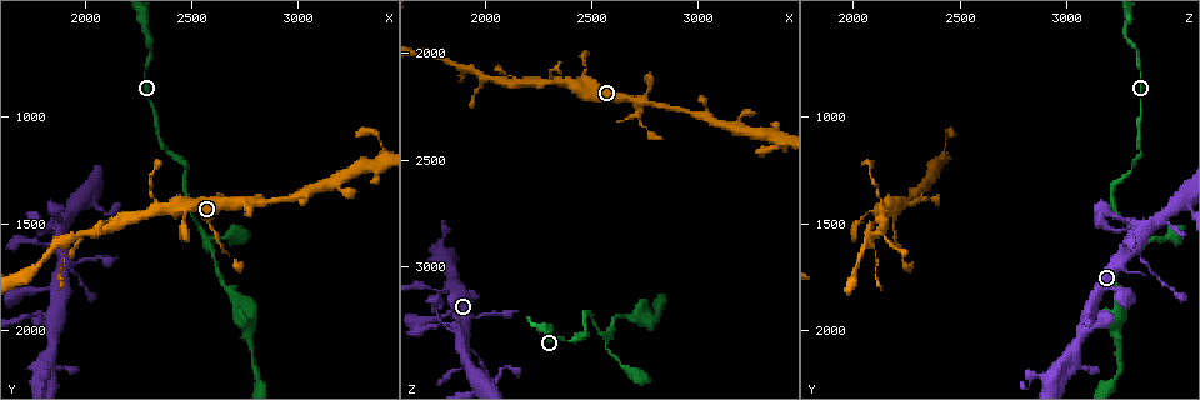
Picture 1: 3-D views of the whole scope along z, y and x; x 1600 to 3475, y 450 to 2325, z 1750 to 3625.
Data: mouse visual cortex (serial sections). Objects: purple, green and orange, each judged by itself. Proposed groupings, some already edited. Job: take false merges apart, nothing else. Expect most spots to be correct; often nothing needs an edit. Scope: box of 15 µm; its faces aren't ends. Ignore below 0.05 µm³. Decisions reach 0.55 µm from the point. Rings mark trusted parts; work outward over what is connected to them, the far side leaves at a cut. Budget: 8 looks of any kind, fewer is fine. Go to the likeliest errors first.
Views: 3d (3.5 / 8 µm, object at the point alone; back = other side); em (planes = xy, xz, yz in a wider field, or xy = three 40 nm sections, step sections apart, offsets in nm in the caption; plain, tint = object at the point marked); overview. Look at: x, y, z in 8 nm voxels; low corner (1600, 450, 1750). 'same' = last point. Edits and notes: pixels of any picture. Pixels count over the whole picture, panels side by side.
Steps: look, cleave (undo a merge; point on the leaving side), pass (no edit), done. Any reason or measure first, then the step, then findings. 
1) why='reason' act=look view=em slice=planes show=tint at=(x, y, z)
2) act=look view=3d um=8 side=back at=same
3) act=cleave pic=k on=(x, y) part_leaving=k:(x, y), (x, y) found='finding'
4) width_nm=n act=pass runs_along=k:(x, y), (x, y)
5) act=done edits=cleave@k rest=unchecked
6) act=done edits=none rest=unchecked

why='three-way junction' act=look view=3d um=3.5 at=(2580, 1580, 3340)

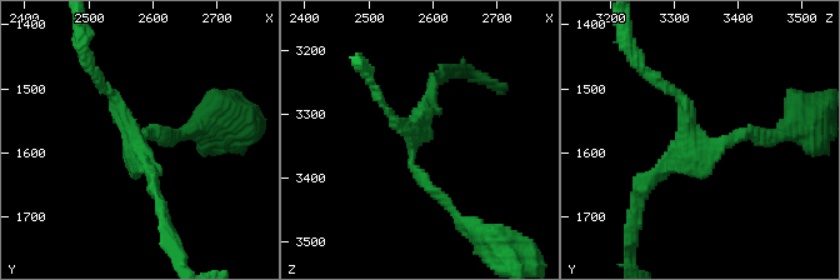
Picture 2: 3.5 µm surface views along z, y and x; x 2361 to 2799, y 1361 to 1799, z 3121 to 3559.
arms=3 arm_widths_nm=150,150,200 why='shape alone is not enough' act=look view=em slice=xy step=3 show=tint at=(2570, 1590, 3330)

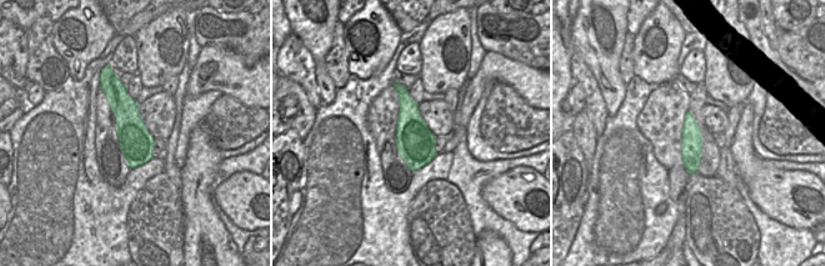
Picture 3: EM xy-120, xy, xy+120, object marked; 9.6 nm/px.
act=pass runs_along=2:(101, 83), (125, 114), (159, 198) found='continuous, no second cell'

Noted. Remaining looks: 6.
why='thick turns thin' act=look view=em slice=xy step=2 show=tint at=(1910, 1670, 3370)

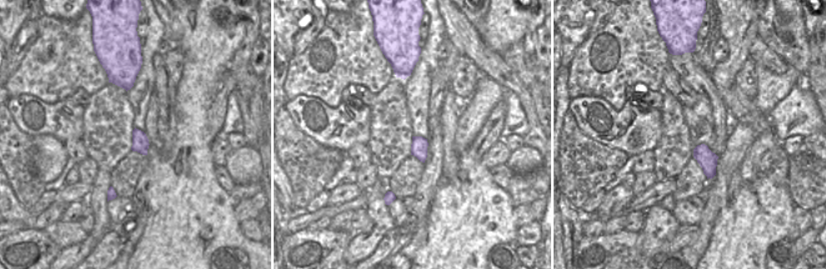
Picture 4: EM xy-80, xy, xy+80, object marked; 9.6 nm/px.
why='see where the arms go' act=look view=3d um=3.5 at=same

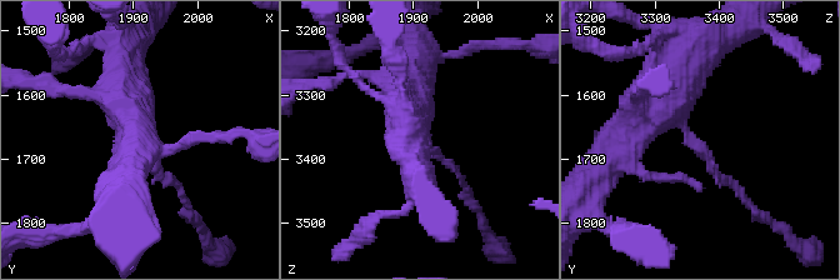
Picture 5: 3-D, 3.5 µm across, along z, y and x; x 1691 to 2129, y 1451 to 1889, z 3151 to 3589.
act=pass found='all the same cell'

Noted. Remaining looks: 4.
why='arms run side by side' act=look view=3d um=3.5 at=(1850, 1980, 3090)

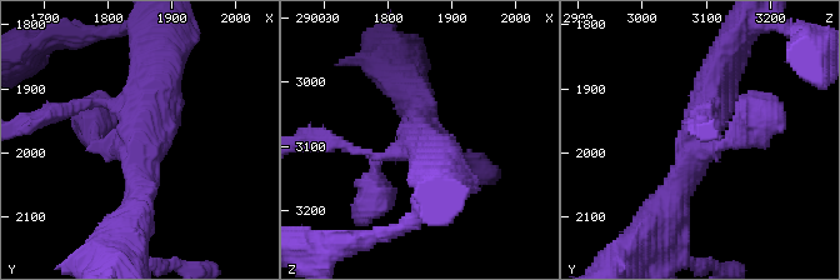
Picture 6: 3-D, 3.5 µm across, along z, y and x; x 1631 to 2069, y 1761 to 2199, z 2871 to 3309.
why='shape alone is not enough' act=look view=em slice=xy step=3 show=plain at=(1845, 1980, 3090)

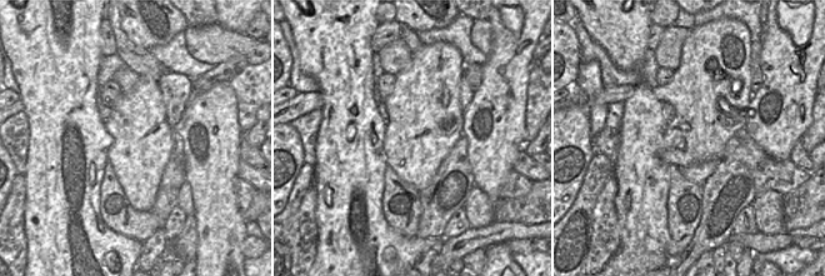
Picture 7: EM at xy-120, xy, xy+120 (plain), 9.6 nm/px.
why='with the object marked' act=look view=em slice=xy step=3 show=tint at=same

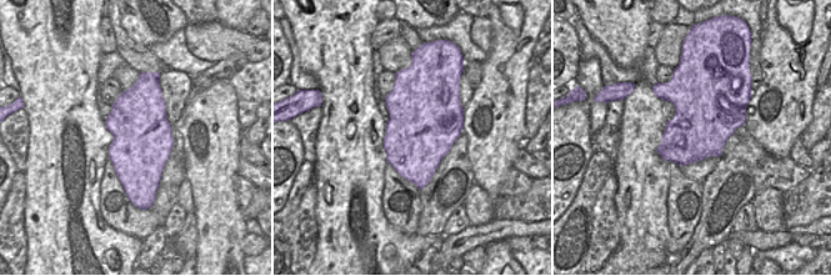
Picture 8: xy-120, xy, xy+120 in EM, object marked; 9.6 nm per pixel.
width_nm=700 act=pass runs_along=6:(724, 65), (663, 214) found='all the same cell'

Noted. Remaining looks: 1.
why='a fork' act=look view=3d um=3.5 at=(3170, 1310, 2350)

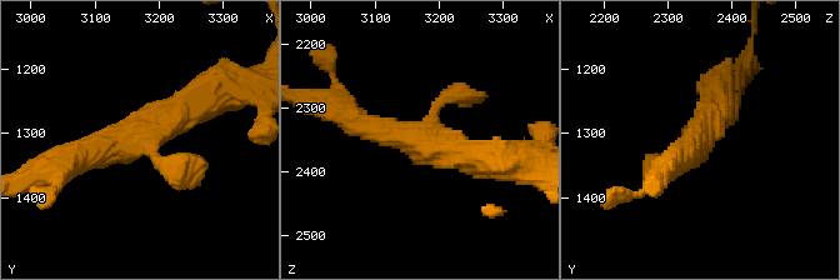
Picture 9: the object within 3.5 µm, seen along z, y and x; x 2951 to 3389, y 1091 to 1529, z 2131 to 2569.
act=pass runs_along=9:(63, 168), (204, 101) found='one cell here'

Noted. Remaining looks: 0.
act=done edits=none rest=unchecked

